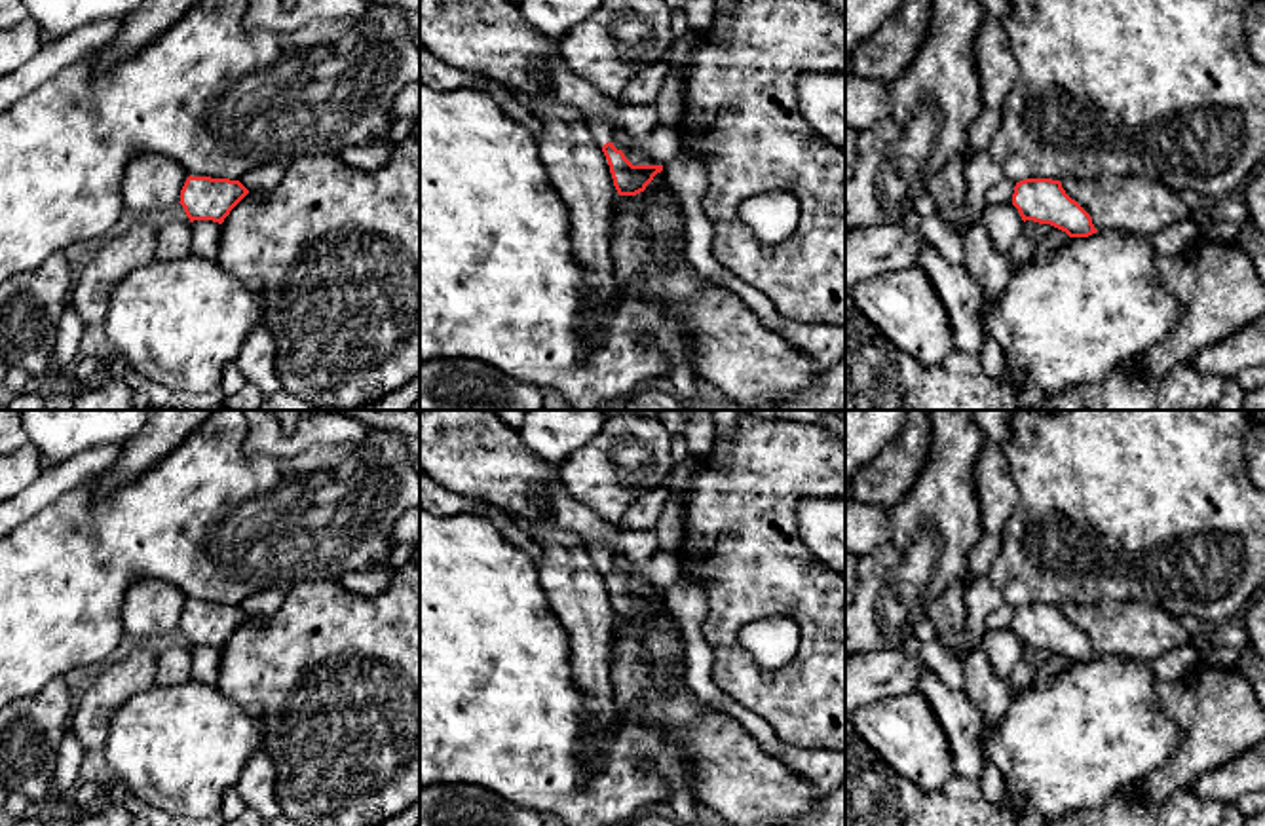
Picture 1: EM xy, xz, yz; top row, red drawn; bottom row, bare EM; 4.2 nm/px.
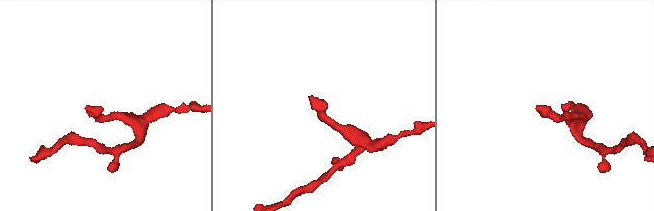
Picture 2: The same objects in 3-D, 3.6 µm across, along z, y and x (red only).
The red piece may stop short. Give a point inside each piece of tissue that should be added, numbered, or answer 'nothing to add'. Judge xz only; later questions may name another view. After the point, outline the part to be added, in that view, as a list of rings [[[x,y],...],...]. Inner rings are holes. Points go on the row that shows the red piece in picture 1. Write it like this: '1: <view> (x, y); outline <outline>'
1: xz (639, 120); outline [[[619,104],[612,118],[589,118],[585,123],[595,144],[602,148],[606,142],[614,141],[615,123],[629,135],[644,139],[659,125],[659,114],[653,104]]]

